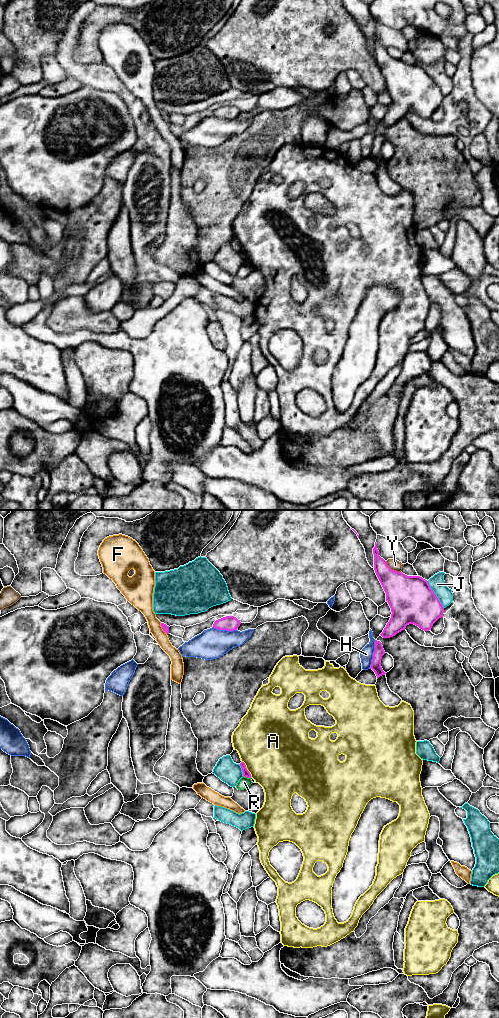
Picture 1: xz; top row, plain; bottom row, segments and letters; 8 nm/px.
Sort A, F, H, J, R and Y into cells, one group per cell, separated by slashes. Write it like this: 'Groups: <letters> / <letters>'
Groups: A / F / H / J / R / Y

